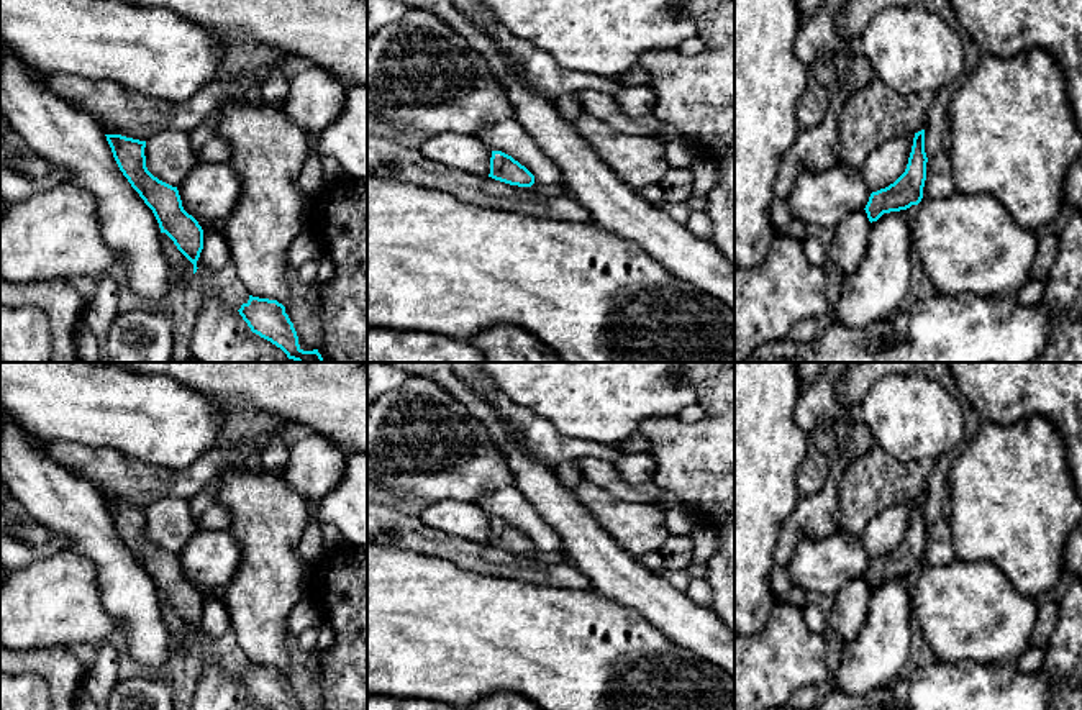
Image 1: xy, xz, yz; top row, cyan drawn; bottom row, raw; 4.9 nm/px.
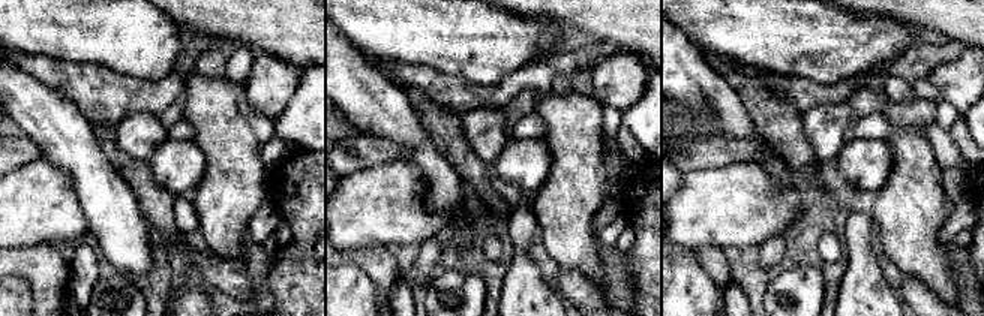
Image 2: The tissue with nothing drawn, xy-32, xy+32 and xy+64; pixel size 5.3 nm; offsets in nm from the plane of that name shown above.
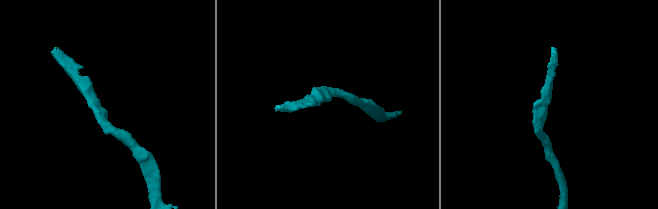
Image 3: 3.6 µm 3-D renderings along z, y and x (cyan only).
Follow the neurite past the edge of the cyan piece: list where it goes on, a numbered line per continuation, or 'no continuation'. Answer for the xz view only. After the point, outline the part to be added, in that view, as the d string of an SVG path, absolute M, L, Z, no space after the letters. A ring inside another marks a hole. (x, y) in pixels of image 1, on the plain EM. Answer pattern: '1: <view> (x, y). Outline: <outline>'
no continuation

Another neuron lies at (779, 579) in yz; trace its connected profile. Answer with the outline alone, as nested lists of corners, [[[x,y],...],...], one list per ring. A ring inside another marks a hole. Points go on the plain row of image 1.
[[[775,566],[769,576],[769,585],[772,589],[772,592],[775,594],[775,597],[782,597],[784,594],[787,594],[789,590],[792,590],[795,587],[795,584],[792,582],[787,566]]]

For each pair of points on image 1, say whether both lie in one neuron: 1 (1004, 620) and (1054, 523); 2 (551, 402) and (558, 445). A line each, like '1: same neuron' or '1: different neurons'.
1: different neurons
2: different neurons

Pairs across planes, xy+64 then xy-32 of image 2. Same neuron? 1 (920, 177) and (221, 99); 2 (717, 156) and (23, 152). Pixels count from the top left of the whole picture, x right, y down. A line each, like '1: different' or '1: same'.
1: same
2: same

